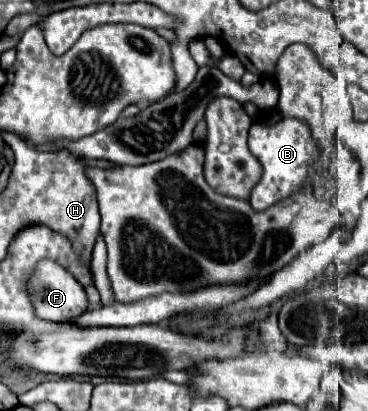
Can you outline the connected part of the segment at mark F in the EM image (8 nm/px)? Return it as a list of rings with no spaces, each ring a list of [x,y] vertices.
[[[42,260],[38,264],[34,276],[28,282],[28,290],[30,290],[30,300],[34,304],[36,314],[44,320],[66,322],[66,320],[74,320],[74,316],[82,316],[82,312],[88,310],[88,298],[84,288],[74,280],[70,272],[66,272],[60,264],[52,260]]]

